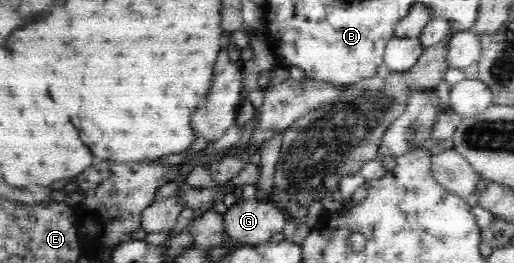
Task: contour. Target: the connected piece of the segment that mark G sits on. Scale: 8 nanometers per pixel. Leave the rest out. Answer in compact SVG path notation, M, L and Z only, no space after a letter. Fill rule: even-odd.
M270 198L263 201L250 199L248 201L238 200L235 205L227 208L223 214L223 225L225 226L225 233L236 244L257 245L270 241L270 238L276 232L284 230L284 224L289 220L288 212L284 211L282 207L278 207L276 203L270 201Z

